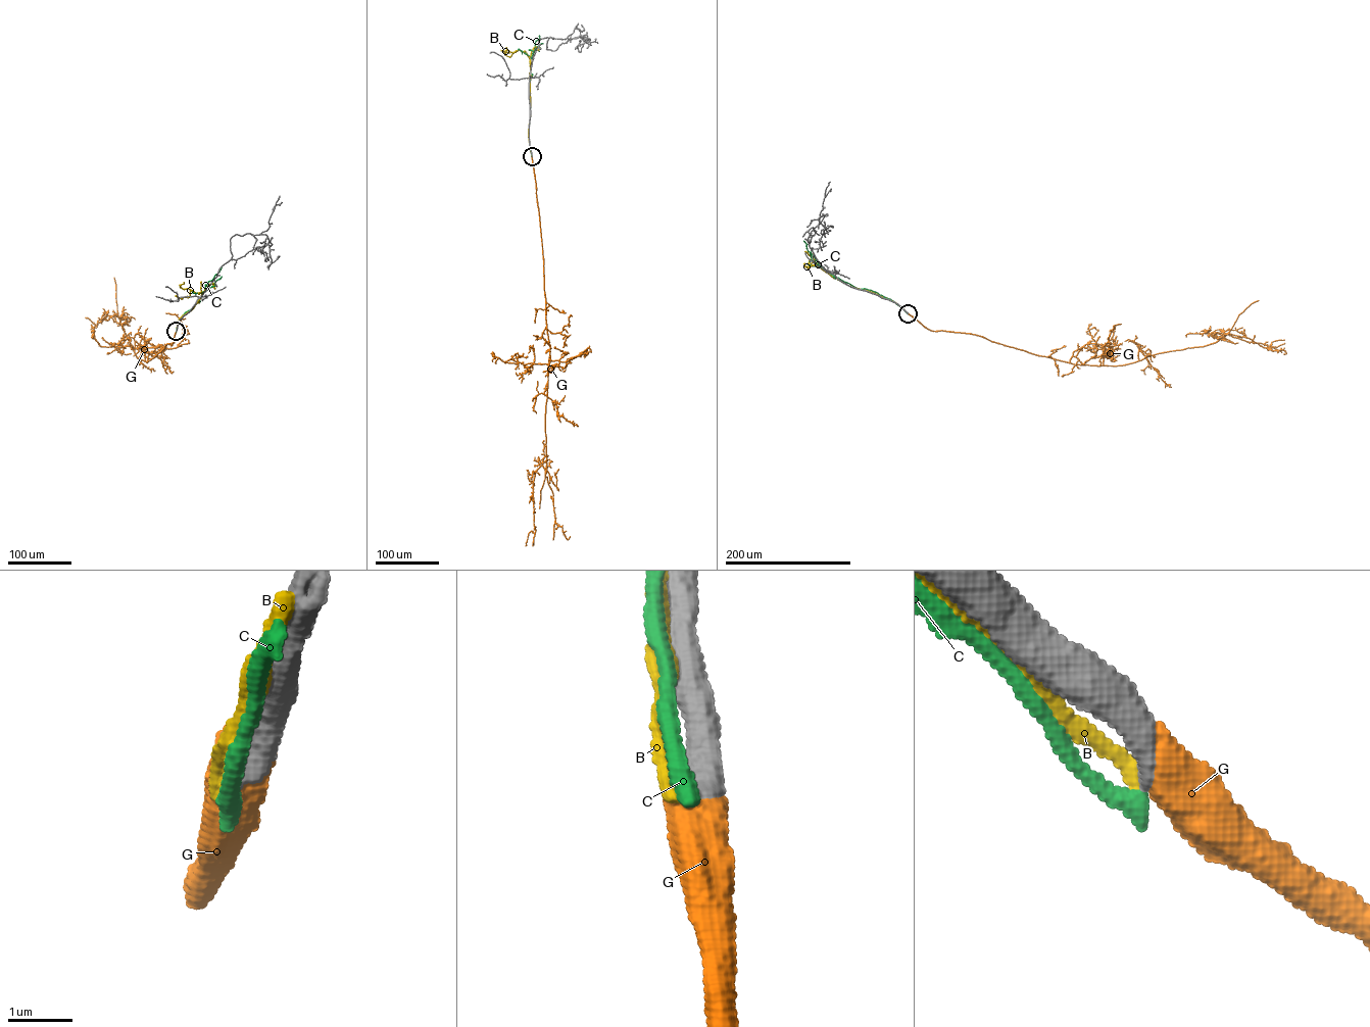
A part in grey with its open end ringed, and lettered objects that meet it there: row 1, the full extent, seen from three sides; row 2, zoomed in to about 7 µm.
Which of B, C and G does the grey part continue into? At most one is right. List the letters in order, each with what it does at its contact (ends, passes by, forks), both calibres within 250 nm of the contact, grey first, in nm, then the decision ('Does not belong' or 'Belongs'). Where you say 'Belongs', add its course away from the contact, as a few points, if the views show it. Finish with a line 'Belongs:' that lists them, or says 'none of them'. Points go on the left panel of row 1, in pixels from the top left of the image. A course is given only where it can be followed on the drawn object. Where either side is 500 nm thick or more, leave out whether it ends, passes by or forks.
B: It ends there. Thickness 460 nm (grey) against 320 nm. Does not belong
C: It ends there. Thickness 400 nm (grey) against 320 nm. Does not belong
G: Thickness 550 nm (grey) against 750 nm. Belongs. Its course: (176, 331), (172, 345), (166, 344), (147, 362), (136, 355), (118, 316), (108, 315), (96, 326), (85, 318)
Belongs: G

